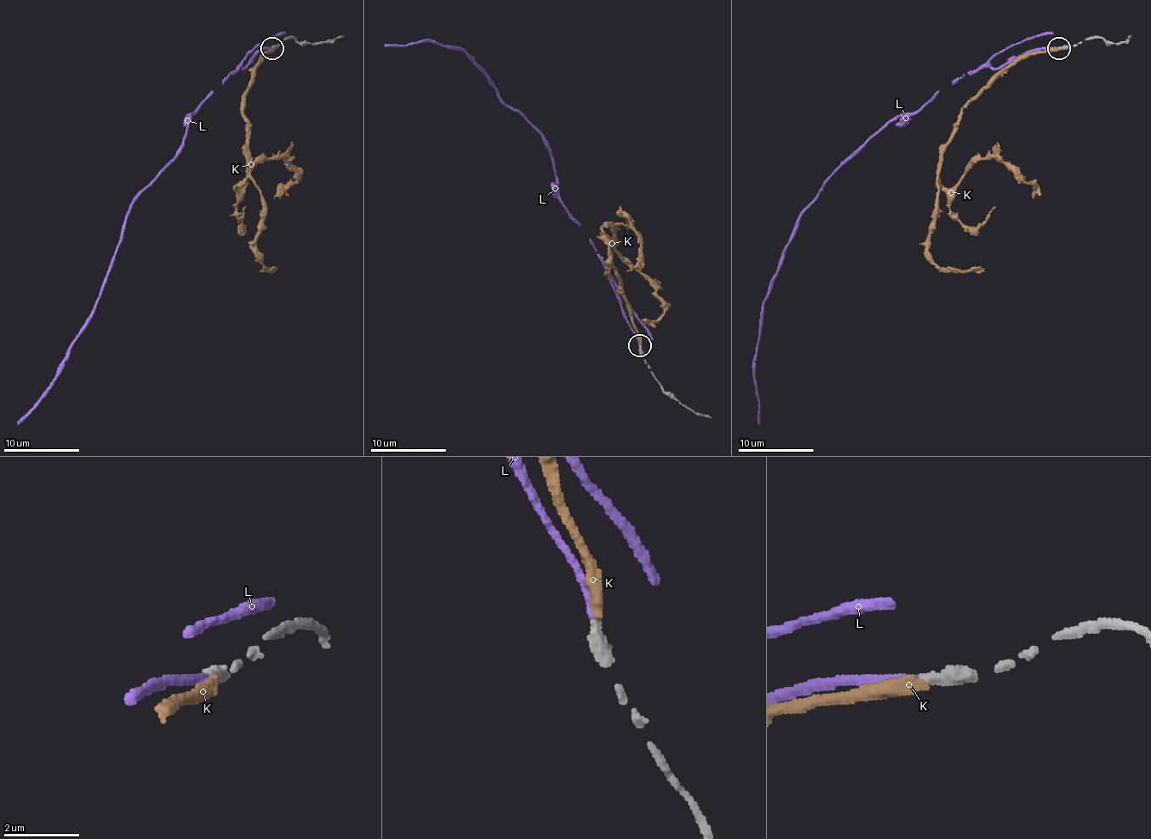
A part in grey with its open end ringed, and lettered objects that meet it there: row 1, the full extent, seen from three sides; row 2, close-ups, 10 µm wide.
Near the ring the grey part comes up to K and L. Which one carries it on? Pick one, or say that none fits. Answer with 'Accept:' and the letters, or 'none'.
Accept: L

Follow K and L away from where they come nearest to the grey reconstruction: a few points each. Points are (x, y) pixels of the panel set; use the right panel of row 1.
K: (1059, 48), (995, 77), (940, 162), (951, 189), (971, 162), (998, 159), (1032, 198)
L: (1059, 48), (1034, 48), (965, 73), (890, 118), (829, 178), (799, 220), (761, 314), (759, 424)

